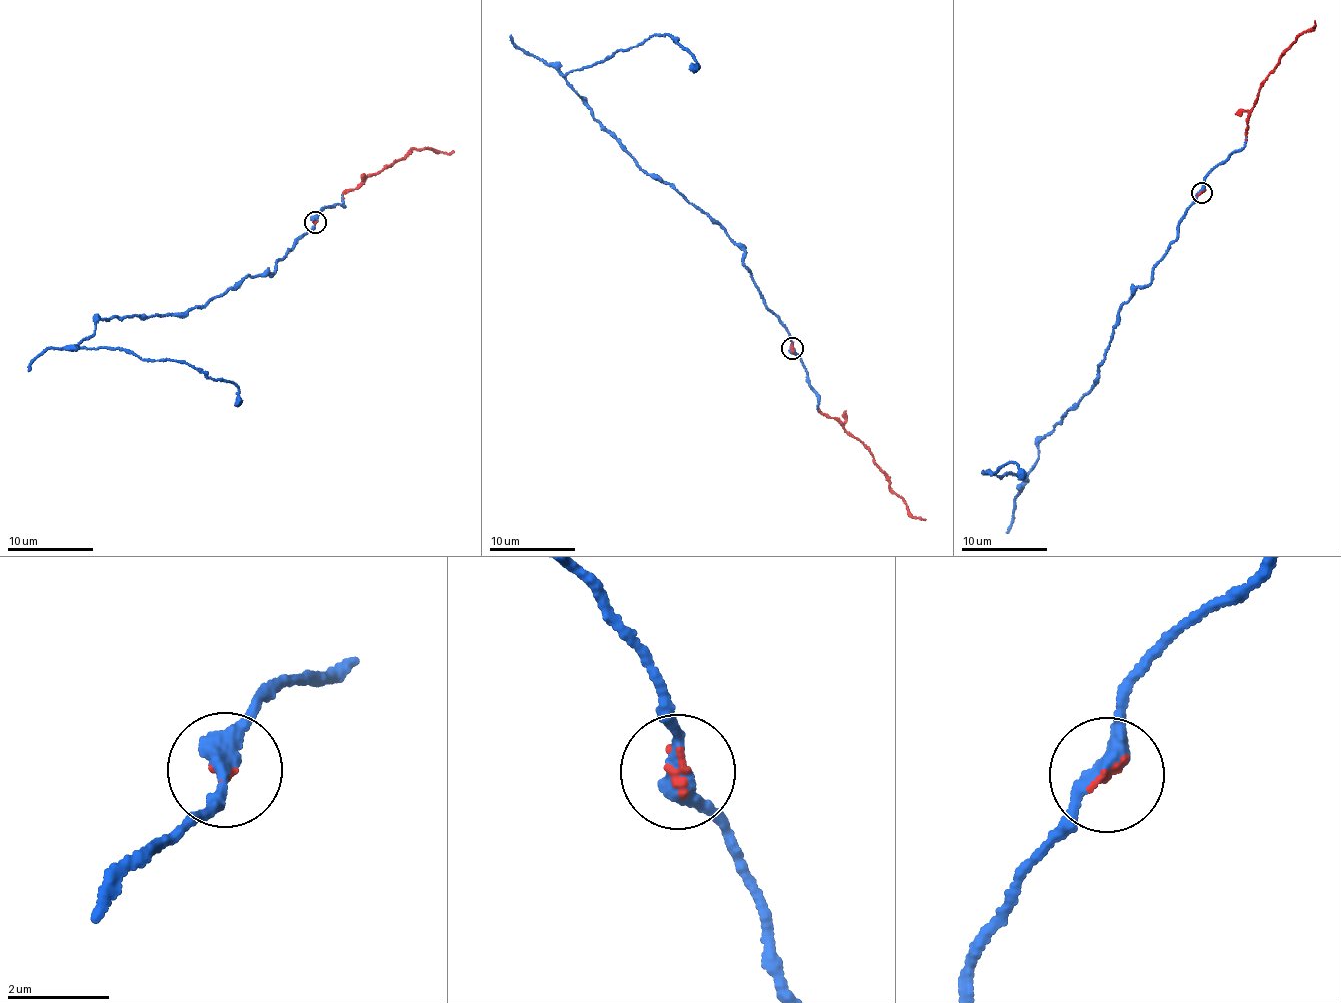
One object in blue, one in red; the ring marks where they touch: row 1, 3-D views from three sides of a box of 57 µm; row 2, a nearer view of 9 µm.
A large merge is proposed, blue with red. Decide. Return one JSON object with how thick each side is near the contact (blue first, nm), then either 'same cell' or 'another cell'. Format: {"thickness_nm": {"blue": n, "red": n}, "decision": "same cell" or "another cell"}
{"thickness_nm": {"blue": 360, "red": 110}, "decision": "same cell"}

